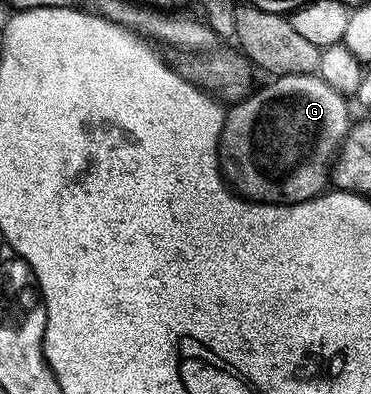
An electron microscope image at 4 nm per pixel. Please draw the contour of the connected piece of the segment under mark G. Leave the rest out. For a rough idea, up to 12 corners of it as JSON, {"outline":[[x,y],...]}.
{"outline":[[316,73],[230,104],[217,156],[234,194],[320,197],[351,132]]}

